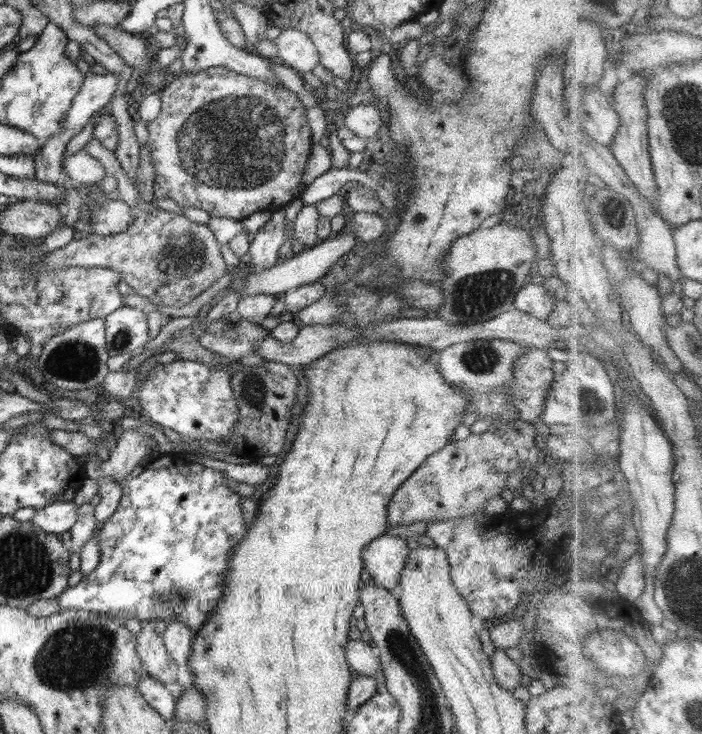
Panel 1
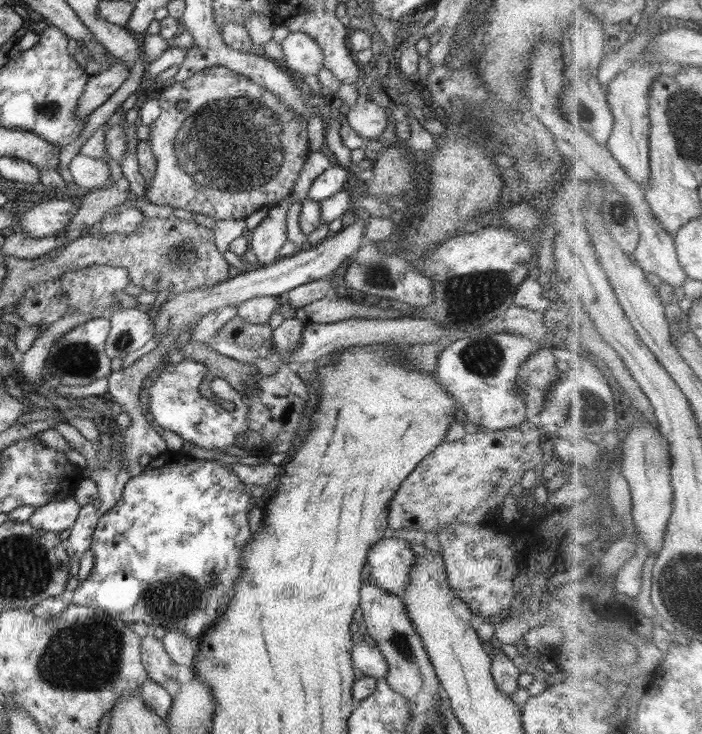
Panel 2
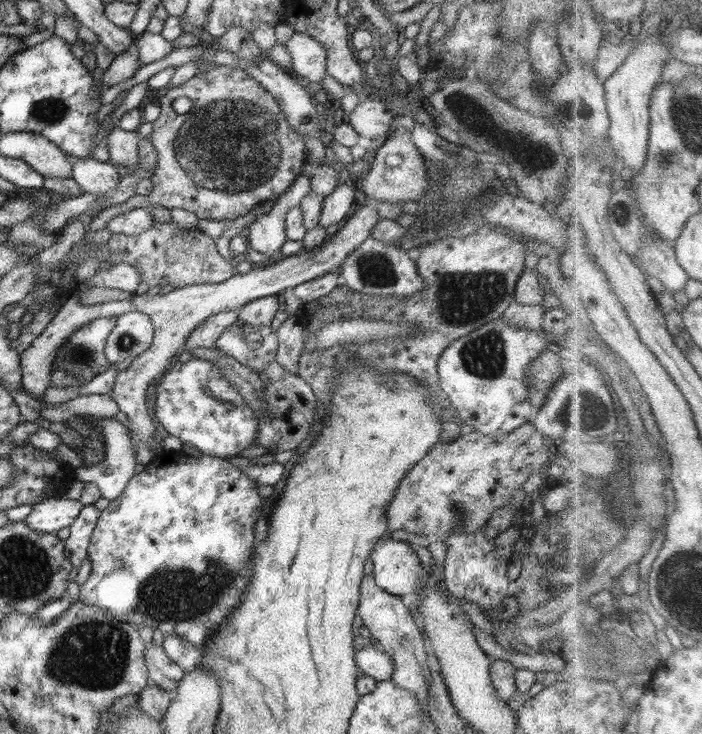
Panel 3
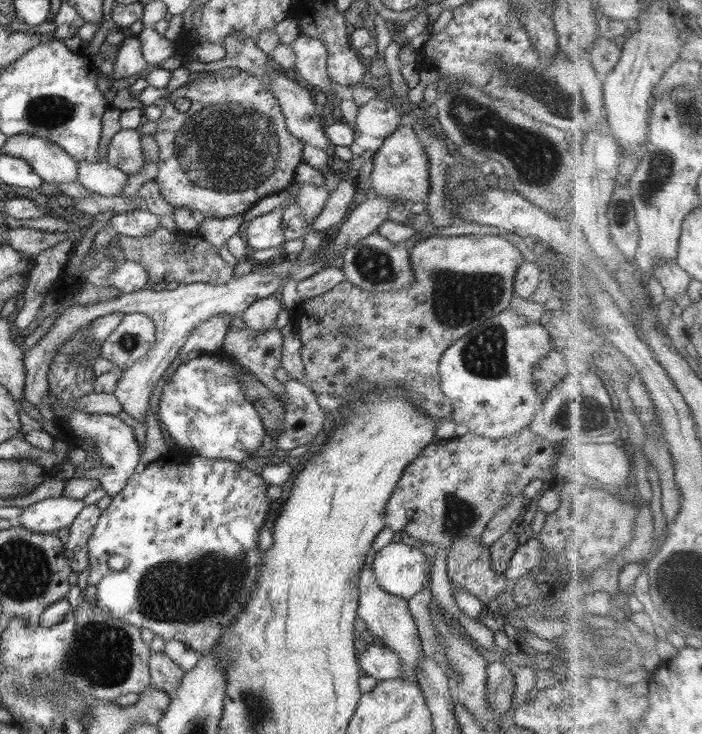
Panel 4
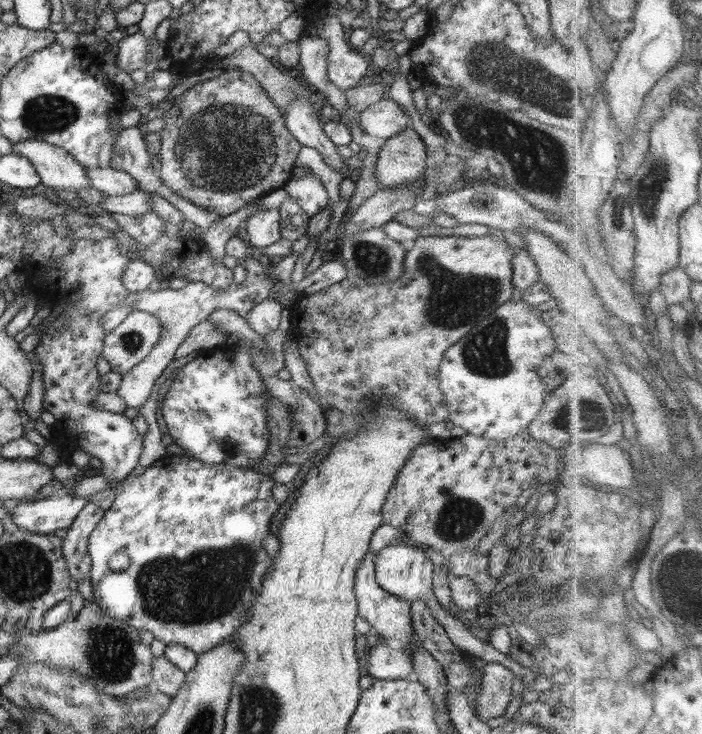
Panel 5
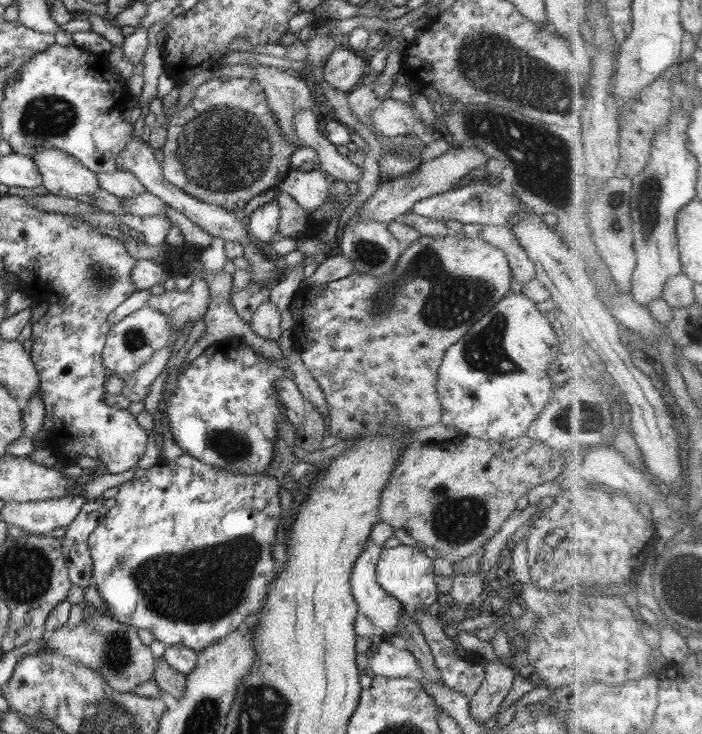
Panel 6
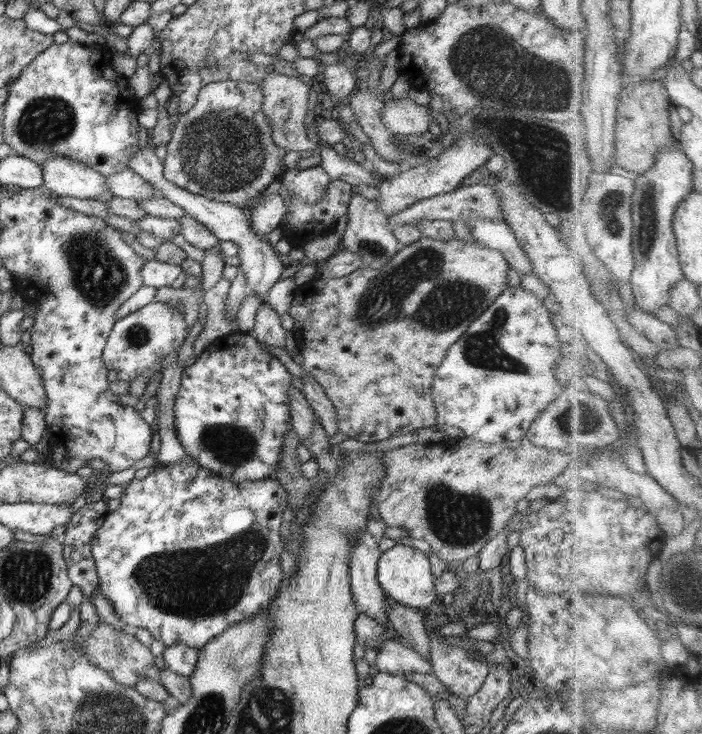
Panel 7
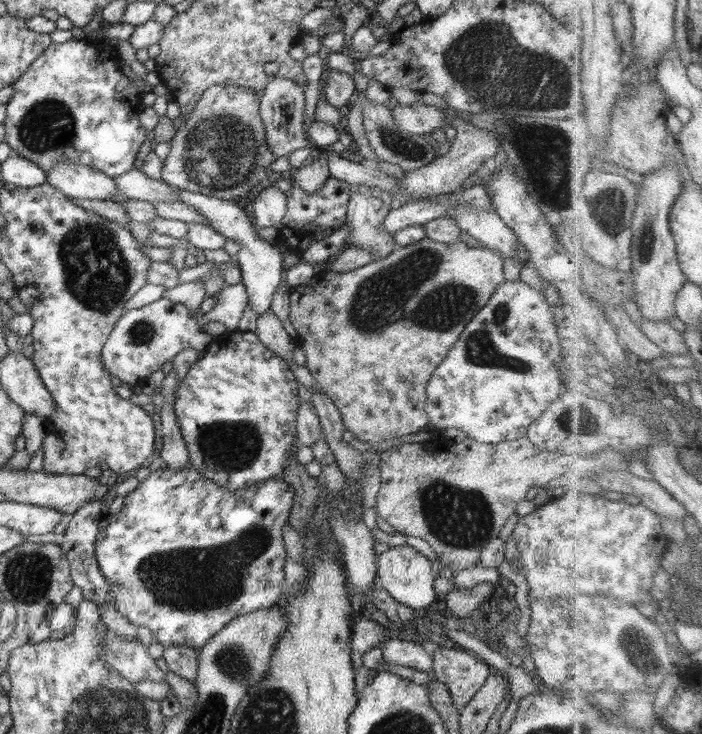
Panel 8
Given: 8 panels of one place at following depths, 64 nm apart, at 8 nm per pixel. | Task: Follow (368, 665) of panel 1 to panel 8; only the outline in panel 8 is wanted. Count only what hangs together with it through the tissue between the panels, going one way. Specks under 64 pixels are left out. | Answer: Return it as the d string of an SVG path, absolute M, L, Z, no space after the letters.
M388 640L381 643L382 662L389 665L399 665L414 668L431 674L433 671L433 657L426 652L418 642L406 642L406 640Z

